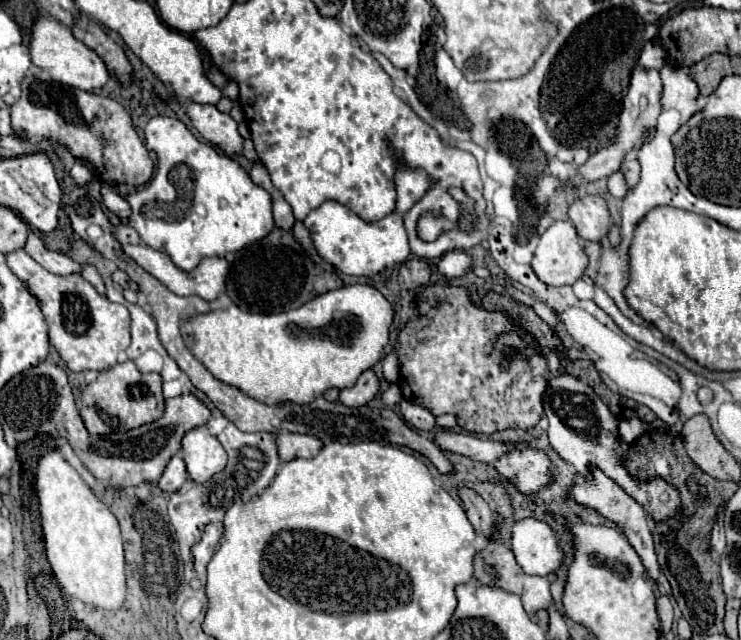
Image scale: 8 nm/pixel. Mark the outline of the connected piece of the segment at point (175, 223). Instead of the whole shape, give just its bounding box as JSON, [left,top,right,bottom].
[126,116,274,272]

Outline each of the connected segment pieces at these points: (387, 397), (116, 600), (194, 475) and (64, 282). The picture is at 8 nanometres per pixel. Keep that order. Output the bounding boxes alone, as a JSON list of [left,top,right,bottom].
[[382,384,402,406],[36,439,126,610],[182,426,228,484],[6,250,130,372]]

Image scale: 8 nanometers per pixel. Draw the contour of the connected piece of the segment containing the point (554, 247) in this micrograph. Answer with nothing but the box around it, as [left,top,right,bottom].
[532,220,588,286]

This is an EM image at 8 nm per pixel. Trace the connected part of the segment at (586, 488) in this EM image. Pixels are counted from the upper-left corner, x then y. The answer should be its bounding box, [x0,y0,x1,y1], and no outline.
[572,468,658,580]

